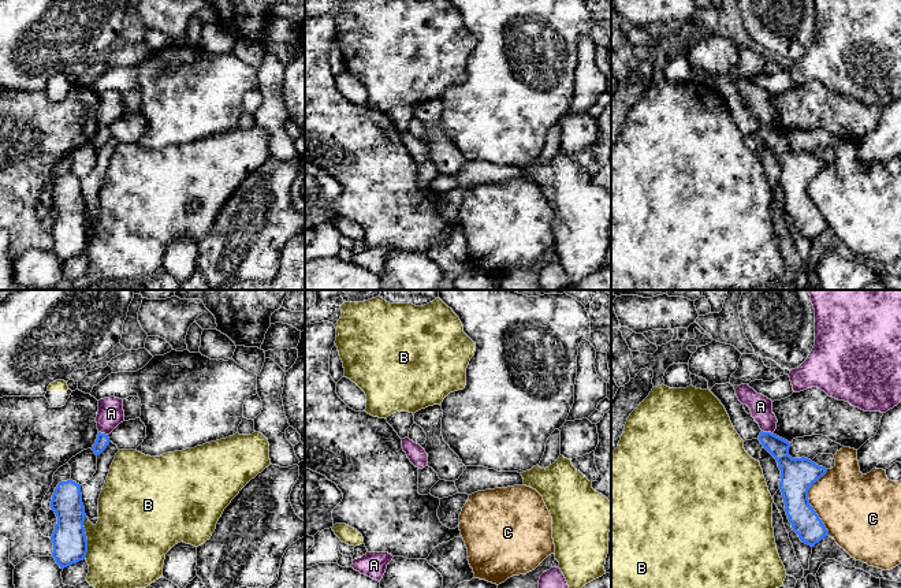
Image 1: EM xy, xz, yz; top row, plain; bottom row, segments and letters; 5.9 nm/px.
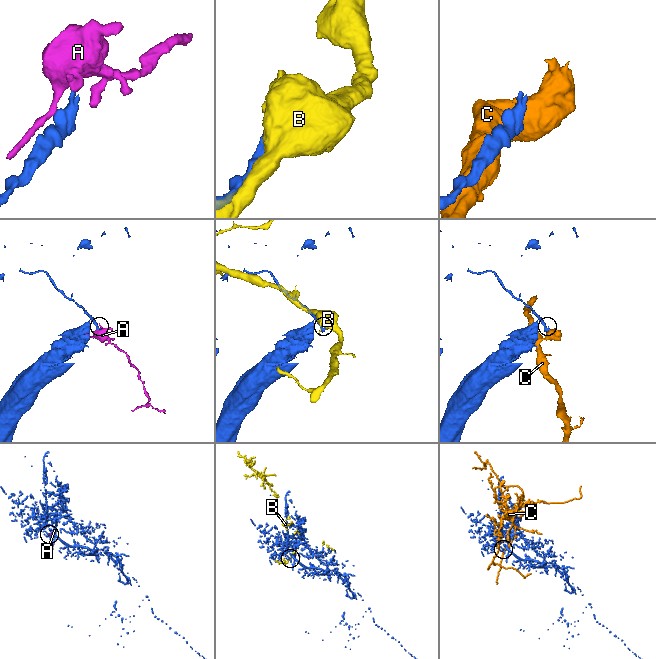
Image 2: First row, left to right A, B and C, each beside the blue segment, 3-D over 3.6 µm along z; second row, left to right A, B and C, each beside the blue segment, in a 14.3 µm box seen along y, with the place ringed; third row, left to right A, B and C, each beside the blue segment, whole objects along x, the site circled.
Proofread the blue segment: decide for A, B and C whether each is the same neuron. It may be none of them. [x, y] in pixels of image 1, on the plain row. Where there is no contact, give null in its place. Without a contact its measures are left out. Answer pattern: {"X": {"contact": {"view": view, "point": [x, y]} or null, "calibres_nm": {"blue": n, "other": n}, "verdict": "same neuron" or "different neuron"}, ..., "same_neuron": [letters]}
{"A": {"contact": {"view": "yz", "point": [767, 126]}, "calibres_nm": {"blue": 130, "other": 130}, "verdict": "different neuron"}, "B": {"contact": {"view": "xy", "point": [84, 220]}, "calibres_nm": {"blue": 200, "other": 400}, "verdict": "different neuron"}, "C": {"contact": {"view": "yz", "point": [808, 196]}, "calibres_nm": {"blue": 200, "other": 400}, "verdict": "different neuron"}, "same_neuron": []}

